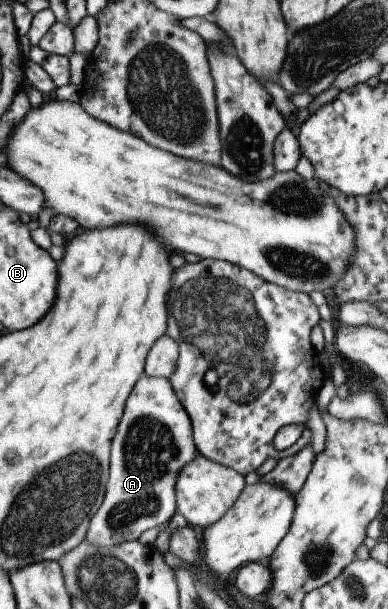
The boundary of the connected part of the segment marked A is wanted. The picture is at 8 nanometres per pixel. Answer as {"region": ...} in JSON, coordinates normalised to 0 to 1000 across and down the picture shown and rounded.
{"region":[[[371,612],[361,616],[317,667],[286,729],[281,780],[265,819],[229,854],[216,883],[250,900],[351,887],[371,870],[394,864],[418,867],[428,864],[454,837],[448,805],[454,780],[482,759],[500,752],[508,739],[495,719],[487,683],[454,654],[430,621],[384,619]]]}

